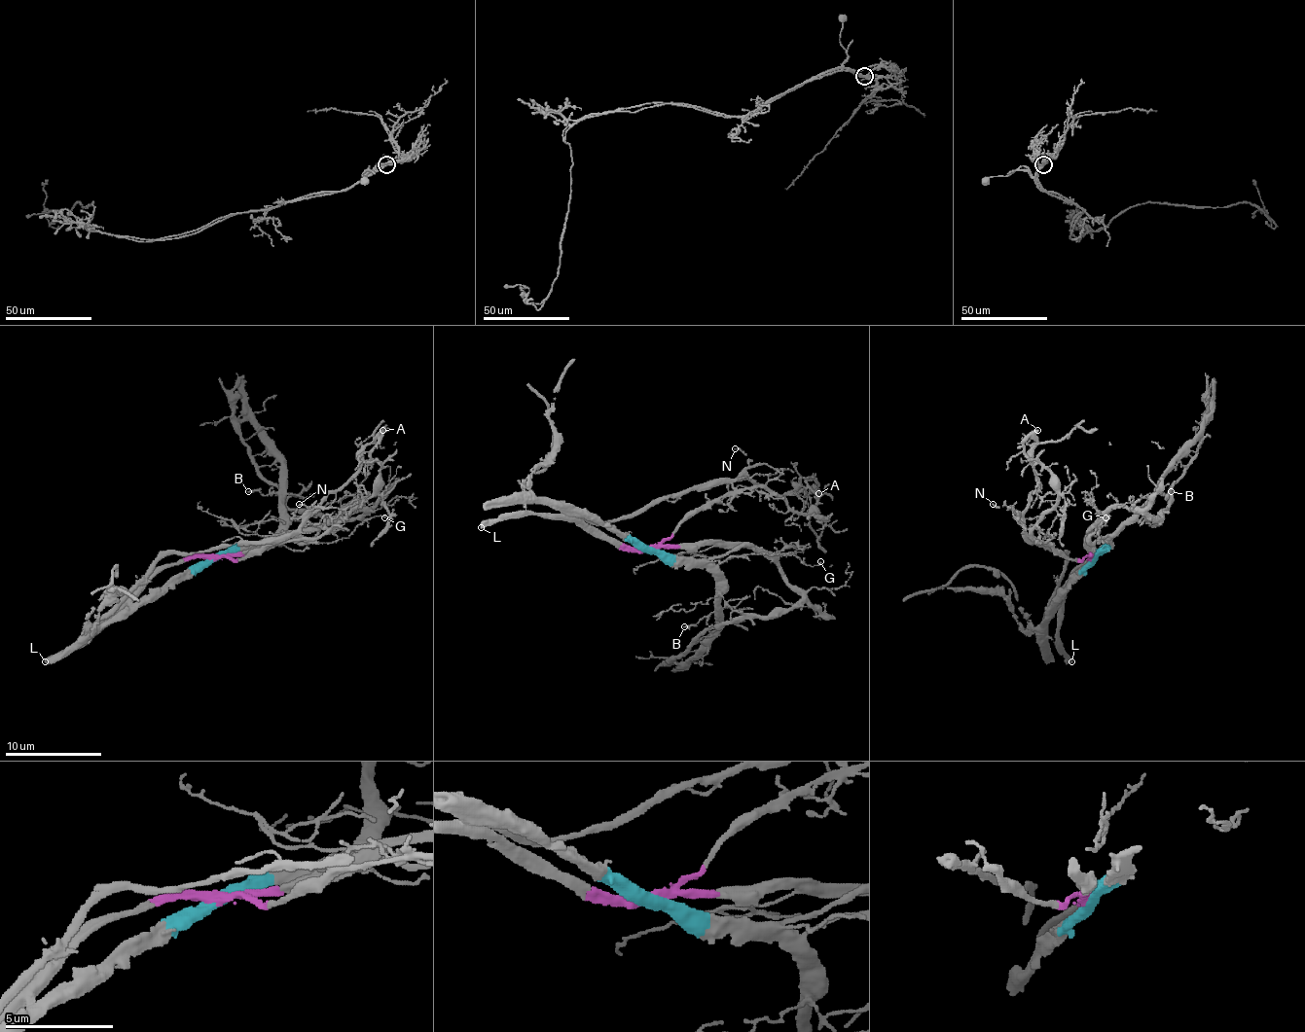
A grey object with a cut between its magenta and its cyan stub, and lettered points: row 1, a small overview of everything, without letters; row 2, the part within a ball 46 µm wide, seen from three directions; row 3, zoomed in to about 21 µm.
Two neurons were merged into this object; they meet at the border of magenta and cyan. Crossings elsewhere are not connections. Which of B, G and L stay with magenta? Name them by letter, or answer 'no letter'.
L

